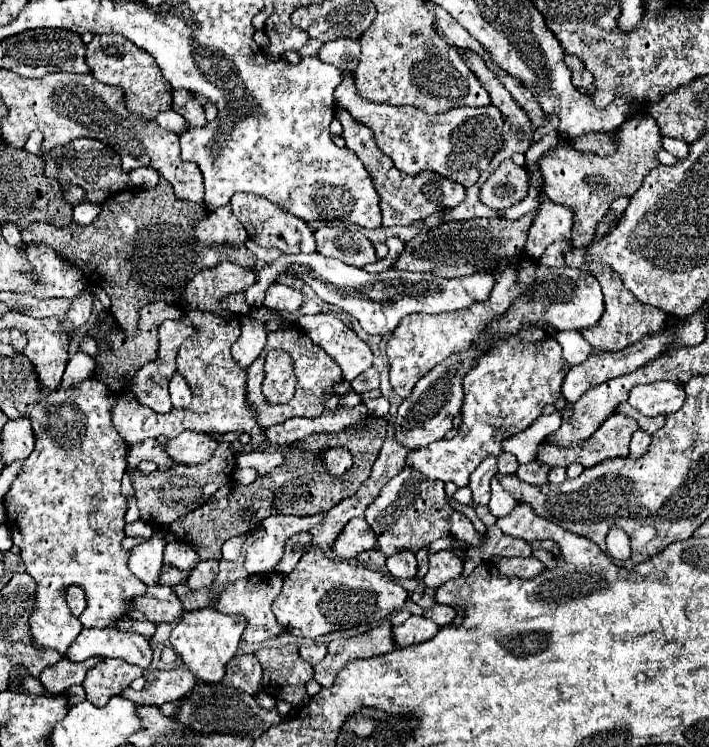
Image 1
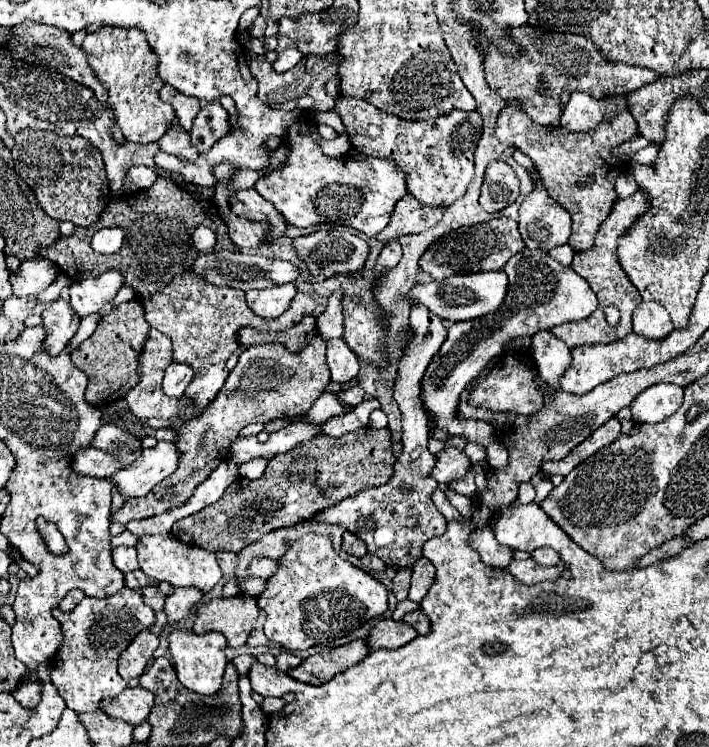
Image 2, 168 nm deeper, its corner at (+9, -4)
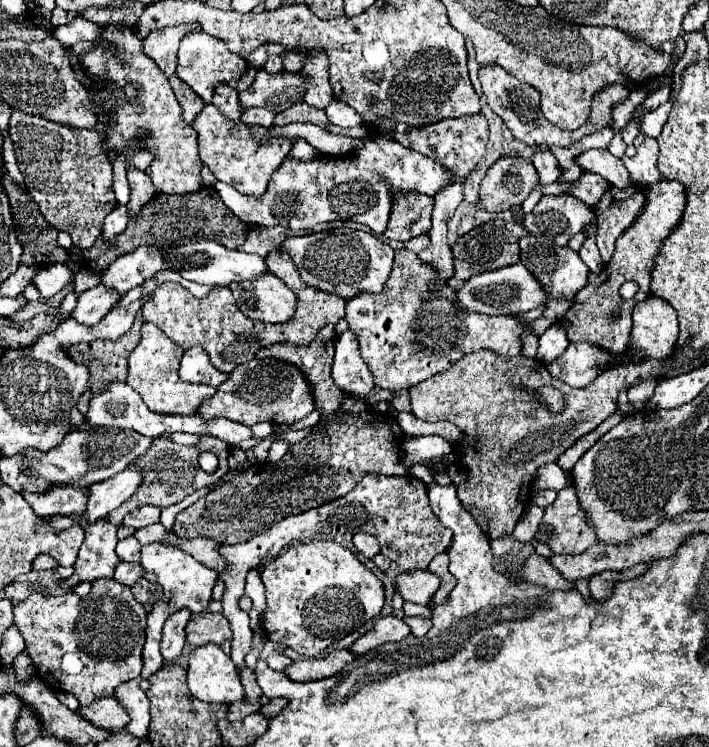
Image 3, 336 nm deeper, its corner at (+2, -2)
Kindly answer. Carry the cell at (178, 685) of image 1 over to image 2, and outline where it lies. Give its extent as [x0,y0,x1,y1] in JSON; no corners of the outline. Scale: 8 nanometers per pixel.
[101,685,153,727]

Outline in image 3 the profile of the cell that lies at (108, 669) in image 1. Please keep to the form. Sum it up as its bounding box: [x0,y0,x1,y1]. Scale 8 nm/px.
[14,579,148,707]

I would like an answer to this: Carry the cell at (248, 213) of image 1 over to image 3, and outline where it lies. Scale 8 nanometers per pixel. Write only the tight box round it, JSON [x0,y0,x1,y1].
[192,103,292,199]

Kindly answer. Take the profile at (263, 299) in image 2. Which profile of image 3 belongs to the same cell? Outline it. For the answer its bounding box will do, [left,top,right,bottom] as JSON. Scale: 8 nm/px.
[230,273,296,323]

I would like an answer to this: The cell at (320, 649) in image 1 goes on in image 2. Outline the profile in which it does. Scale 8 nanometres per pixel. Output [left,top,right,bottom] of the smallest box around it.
[275,653,301,671]

